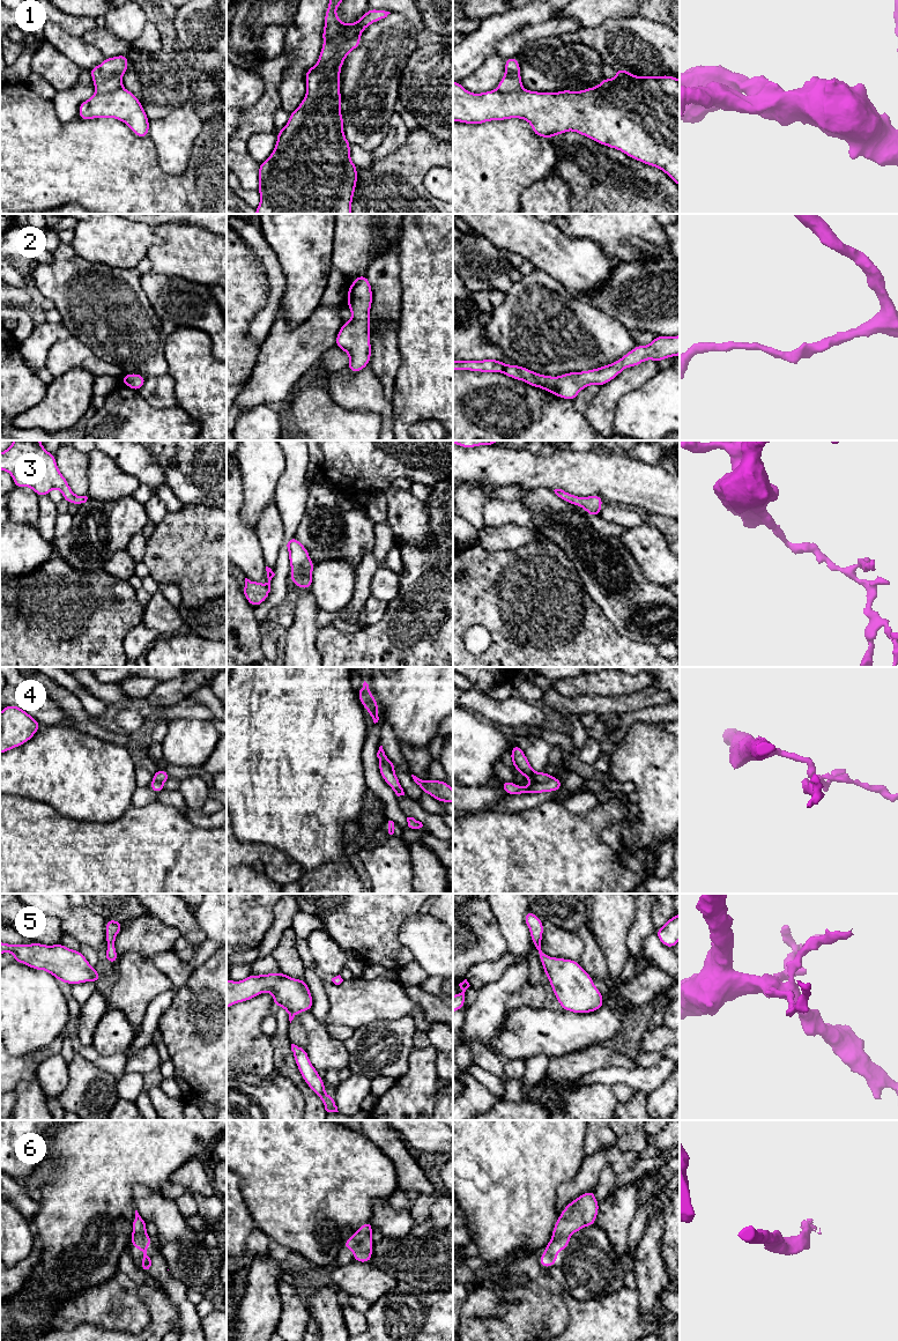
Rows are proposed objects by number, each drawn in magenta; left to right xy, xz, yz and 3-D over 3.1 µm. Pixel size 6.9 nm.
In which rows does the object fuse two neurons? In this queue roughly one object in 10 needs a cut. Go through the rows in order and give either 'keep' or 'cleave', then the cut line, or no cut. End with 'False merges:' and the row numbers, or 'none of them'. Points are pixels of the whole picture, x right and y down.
1: cleave | xz (361, 30), (346, 38), (331, 57), (319, 59)
2: keep | no cut
3: keep | no cut
4: cleave | yz (553, 777), (546, 780), (533, 782)
5: keep | no cut
6: keep | no cut
False merges: 1, 4

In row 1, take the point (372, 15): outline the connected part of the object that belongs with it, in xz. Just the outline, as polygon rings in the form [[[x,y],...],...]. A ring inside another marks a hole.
[[[369,9],[359,20],[358,22],[344,35],[341,35],[327,43],[324,44],[319,59],[327,60],[334,55],[336,47],[346,39],[351,37],[357,31],[365,30],[371,23],[380,21],[387,15],[391,14],[389,12],[379,10],[379,9]]]

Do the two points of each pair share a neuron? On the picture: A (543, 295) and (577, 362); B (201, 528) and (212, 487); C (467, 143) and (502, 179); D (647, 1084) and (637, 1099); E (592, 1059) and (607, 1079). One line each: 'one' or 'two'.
A: one
B: two
C: one
D: two
E: two

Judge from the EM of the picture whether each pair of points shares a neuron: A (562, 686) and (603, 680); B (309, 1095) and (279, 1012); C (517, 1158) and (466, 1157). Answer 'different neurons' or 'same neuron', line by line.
A: same neuron
B: same neuron
C: same neuron

